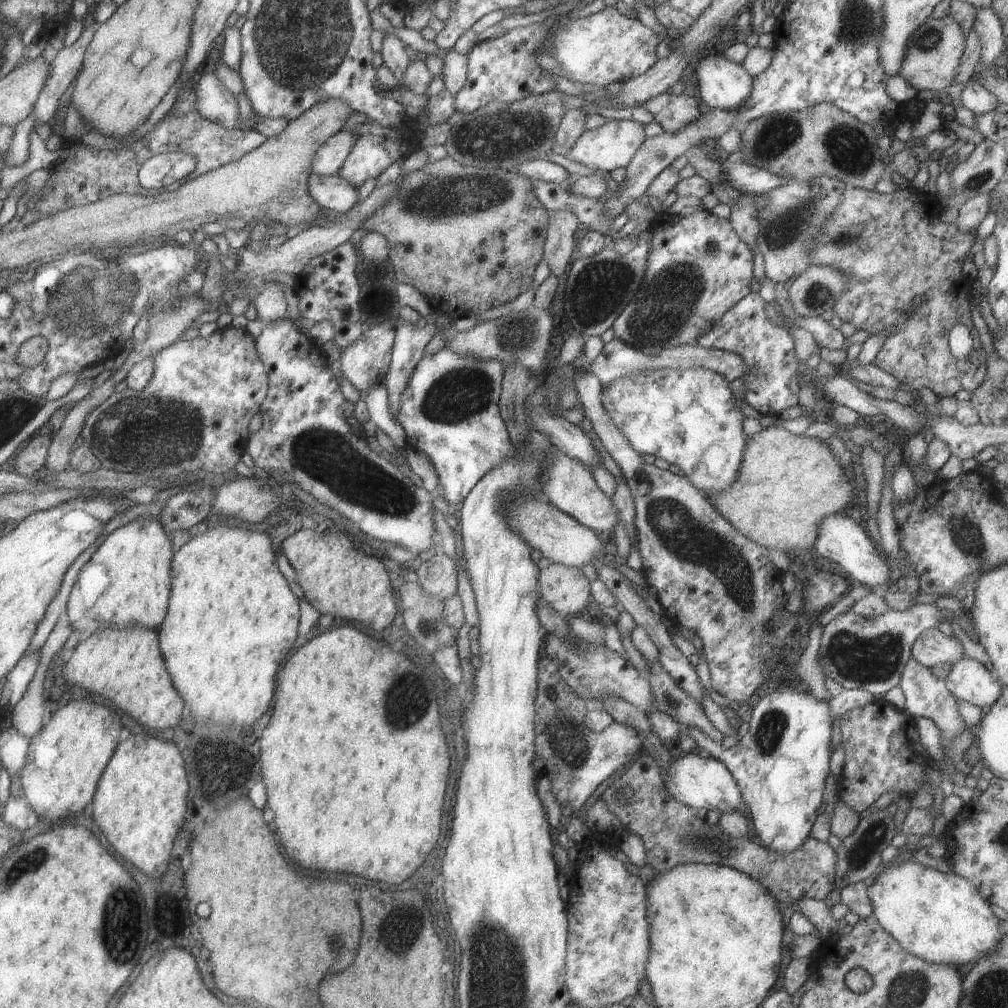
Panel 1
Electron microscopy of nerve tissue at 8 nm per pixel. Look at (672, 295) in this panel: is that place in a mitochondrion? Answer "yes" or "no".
yes

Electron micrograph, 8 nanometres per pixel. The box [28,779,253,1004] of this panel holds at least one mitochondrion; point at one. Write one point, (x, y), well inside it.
(112, 924)

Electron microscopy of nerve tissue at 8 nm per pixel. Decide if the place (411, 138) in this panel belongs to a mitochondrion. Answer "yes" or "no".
no

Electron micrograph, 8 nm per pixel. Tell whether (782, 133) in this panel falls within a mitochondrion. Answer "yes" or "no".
yes

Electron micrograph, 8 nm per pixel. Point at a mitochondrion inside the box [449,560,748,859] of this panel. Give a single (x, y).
(561, 733)

